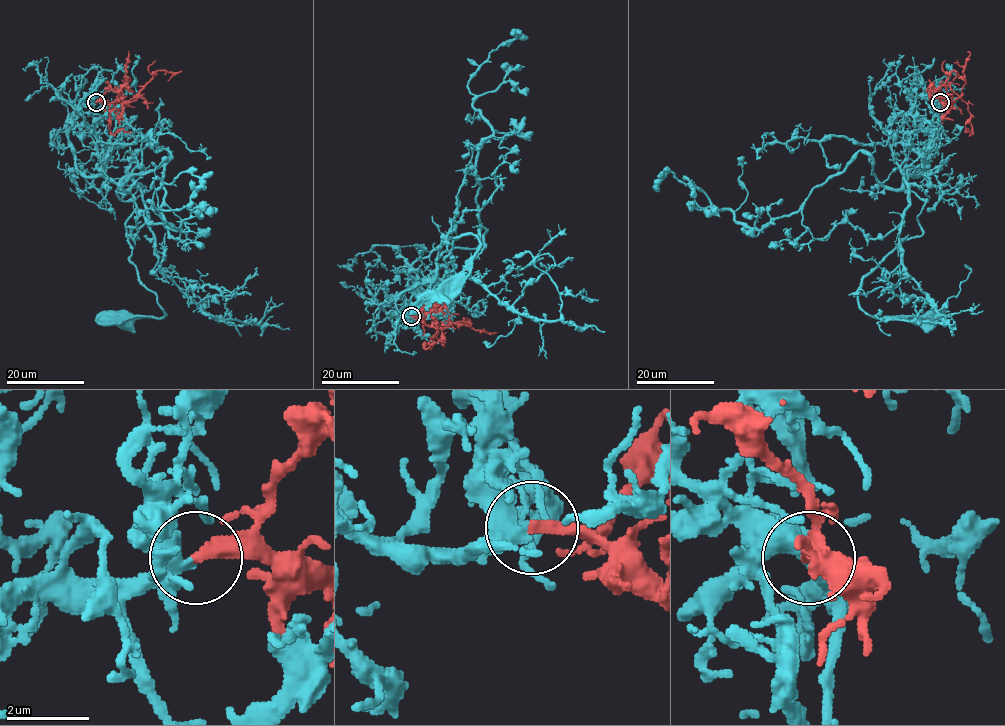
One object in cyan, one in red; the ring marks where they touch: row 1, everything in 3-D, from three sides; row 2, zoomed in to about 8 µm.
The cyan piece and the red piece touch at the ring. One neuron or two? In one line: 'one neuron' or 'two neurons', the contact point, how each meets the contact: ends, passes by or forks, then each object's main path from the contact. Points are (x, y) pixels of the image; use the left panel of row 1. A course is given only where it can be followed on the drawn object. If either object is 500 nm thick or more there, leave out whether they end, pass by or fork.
one neuron | (96, 102) | cyan passes by | red ends | cyan via (96, 101), (68, 119), (68, 146), (81, 172), (133, 201), (130, 261), (165, 315), (124, 322) | red via (96, 101), (132, 101), (157, 71), (182, 71)

